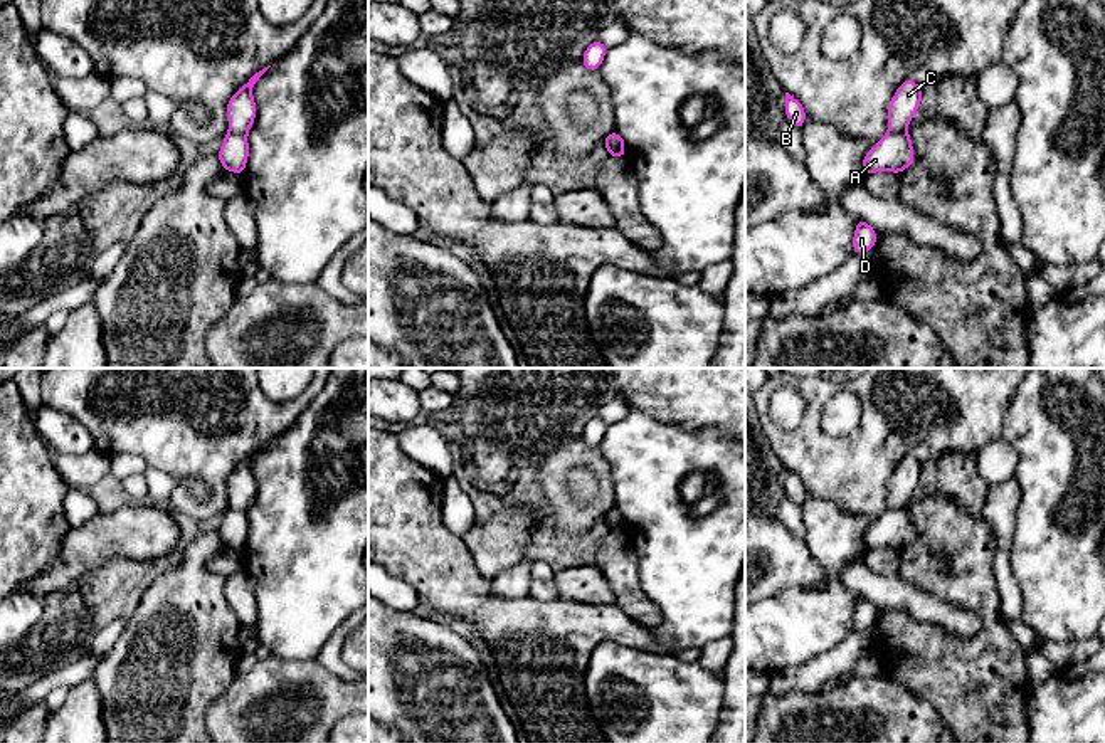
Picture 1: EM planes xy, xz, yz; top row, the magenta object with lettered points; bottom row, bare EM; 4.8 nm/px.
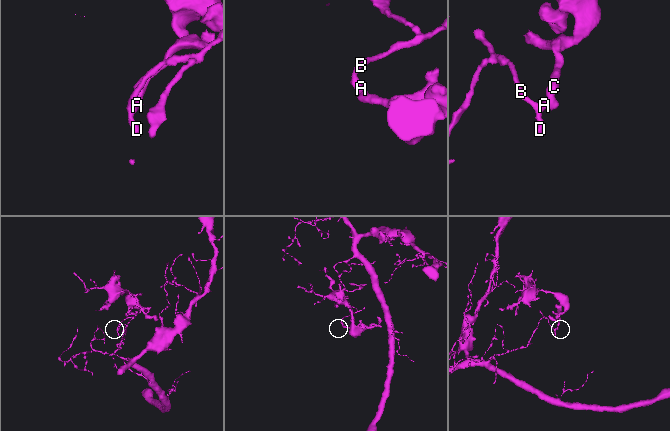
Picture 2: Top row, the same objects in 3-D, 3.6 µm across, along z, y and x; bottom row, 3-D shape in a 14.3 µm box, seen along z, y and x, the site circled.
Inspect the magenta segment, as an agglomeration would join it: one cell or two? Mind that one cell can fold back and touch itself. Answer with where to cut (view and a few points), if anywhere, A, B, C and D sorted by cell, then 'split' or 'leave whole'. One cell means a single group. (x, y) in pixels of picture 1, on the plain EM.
cut xy (229, 506), (246, 511); groups A B D / C; split

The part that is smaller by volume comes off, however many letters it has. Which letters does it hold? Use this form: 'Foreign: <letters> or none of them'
Foreign: C

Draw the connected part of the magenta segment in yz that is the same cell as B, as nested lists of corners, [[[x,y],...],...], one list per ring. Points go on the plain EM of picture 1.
[[[785,469],[785,493],[790,496],[790,499],[801,508],[804,504],[806,498],[806,486],[804,482],[789,469]]]

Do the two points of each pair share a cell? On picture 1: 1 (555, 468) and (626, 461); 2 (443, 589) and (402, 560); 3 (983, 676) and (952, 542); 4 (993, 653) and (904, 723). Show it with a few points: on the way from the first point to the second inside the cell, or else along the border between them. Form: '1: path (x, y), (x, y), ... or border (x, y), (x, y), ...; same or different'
1: border (597, 447), (609, 468), (616, 501); different
2: path (433, 579), (412, 560); same
3: path (988, 642), (988, 607), (964, 575); same
4: border (895, 681), (922, 696), (946, 725); different

